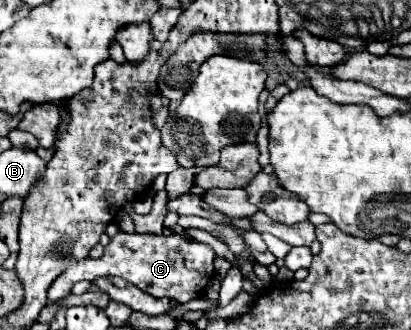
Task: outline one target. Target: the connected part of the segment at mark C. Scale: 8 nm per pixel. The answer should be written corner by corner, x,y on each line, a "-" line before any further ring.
118,233
116,237
110,239
110,243
104,249
104,255
100,259
90,259
86,257
84,261
78,261
70,269
66,269
56,281
50,285
48,293
50,299
60,299
66,293
72,291
72,285
86,279
94,281
96,277
122,277
136,285
138,289
150,293
152,297
172,297
180,303
198,299
202,295
202,289
206,289
208,281
214,277
214,251
204,245
204,243
188,243
180,235
128,235
128,233

